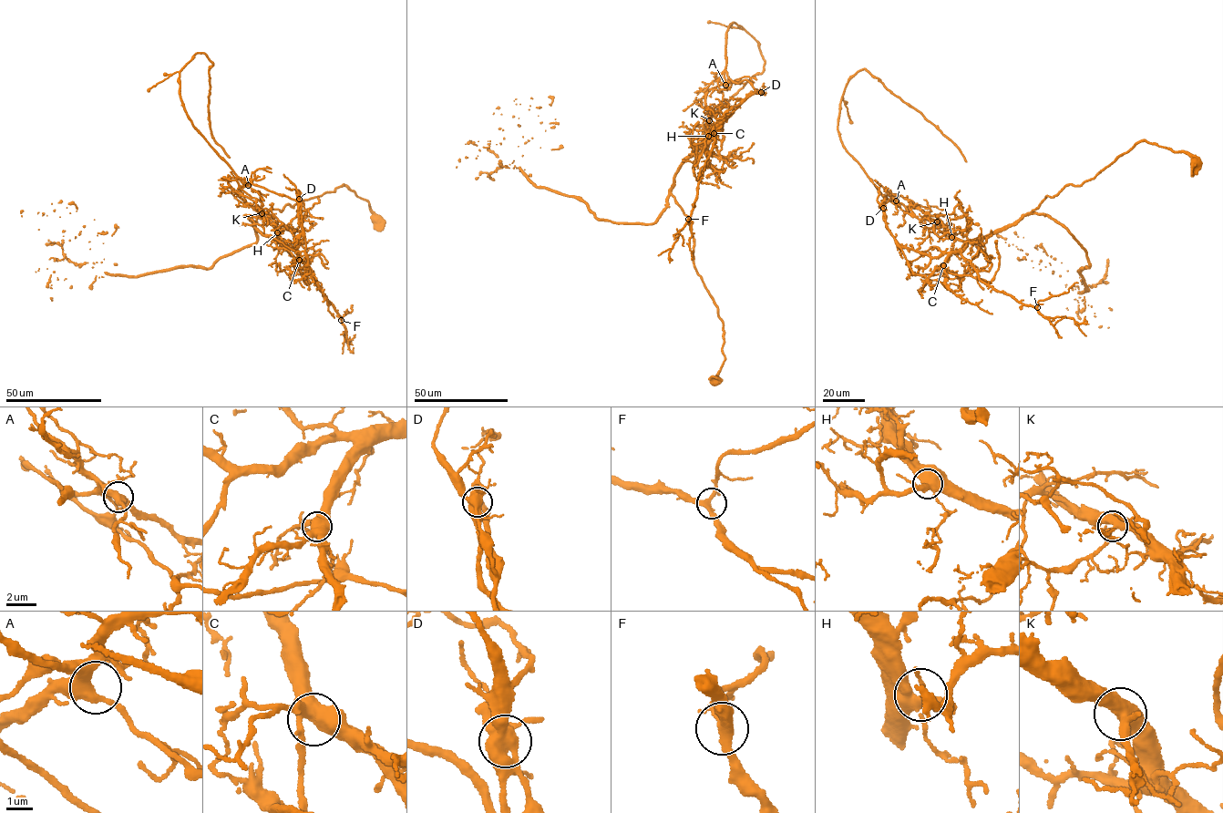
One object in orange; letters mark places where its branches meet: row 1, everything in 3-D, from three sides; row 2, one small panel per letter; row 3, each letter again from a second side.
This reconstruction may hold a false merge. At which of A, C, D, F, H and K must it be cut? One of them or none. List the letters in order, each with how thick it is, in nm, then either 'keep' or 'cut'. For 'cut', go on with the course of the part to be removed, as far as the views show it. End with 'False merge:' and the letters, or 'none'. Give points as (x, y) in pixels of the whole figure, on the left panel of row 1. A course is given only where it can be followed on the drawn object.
A: 400 nm | keep
C: 500 nm | keep
D: 550 nm | cut | (299, 199), (301, 208), (241, 179), (196, 129), (179, 78), (197, 53), (212, 63), (210, 127), (229, 158)
F: 280 nm | keep
H: 360 nm | keep
K: 480 nm | keep
False merge: D

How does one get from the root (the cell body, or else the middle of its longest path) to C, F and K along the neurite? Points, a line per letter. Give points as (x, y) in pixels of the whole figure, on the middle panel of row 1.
C: (716, 380), (724, 359), (723, 322), (693, 265), (690, 219), (671, 190), (681, 164), (710, 142), (714, 133)
F: (716, 380), (723, 322), (693, 265), (690, 219), (671, 190), (681, 164), (703, 145), (707, 161), (688, 219)
K: (716, 380), (724, 359), (723, 322), (693, 265), (690, 219), (671, 190), (679, 167), (709, 131), (709, 120)

